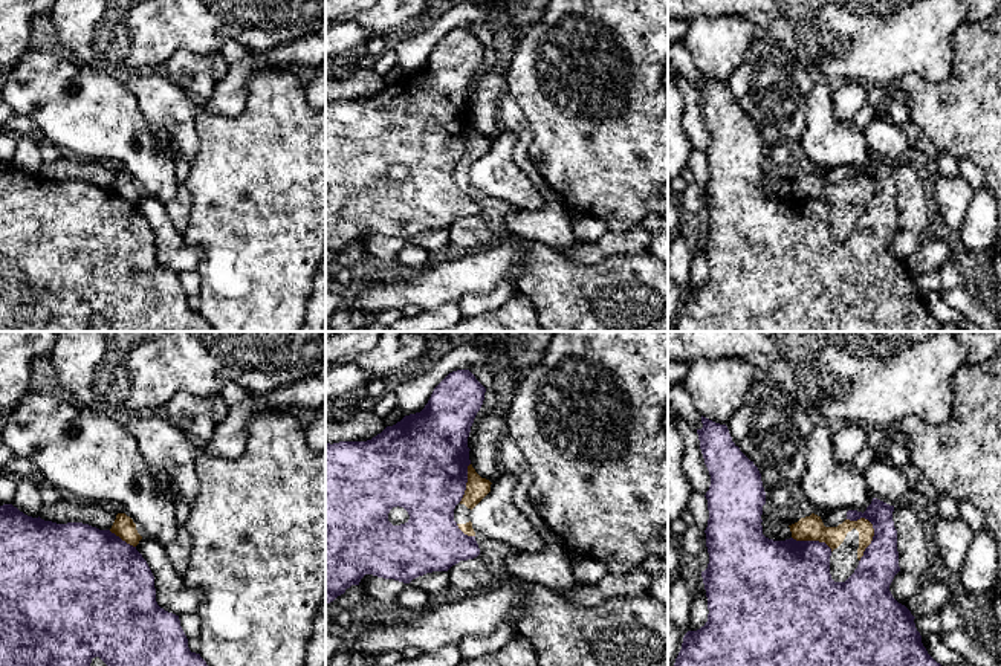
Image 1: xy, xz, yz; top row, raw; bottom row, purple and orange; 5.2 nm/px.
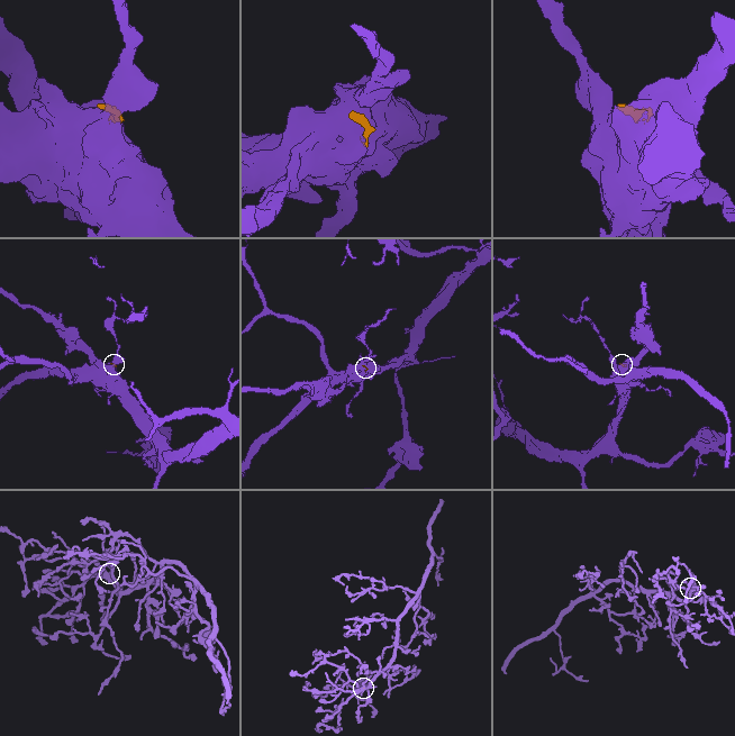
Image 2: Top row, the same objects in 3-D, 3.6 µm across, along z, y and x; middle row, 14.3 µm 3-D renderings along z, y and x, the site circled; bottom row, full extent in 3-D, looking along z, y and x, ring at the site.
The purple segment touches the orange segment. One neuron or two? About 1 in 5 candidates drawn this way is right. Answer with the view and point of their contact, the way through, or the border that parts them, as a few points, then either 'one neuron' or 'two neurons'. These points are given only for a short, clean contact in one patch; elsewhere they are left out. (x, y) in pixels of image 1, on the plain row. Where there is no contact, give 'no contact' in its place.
contact yz (873, 197); two neurons

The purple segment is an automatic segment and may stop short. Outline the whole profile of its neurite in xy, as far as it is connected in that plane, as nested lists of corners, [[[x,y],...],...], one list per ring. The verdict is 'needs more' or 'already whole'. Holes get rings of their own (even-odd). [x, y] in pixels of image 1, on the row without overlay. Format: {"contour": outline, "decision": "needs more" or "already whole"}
{"contour": [[[12,162],[0,163],[0,331],[90,331],[95,315],[99,315],[112,331],[214,331],[200,312],[190,309],[179,273],[157,263],[154,234],[136,205],[110,188],[83,180],[57,182],[28,174]]], "decision": "already whole"}

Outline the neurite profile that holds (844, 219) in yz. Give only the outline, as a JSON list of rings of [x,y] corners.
[[[811,171],[789,185],[793,197],[819,199],[831,206],[830,232],[834,240],[845,240],[854,231],[874,194],[873,182],[865,176],[825,185],[821,174]]]

